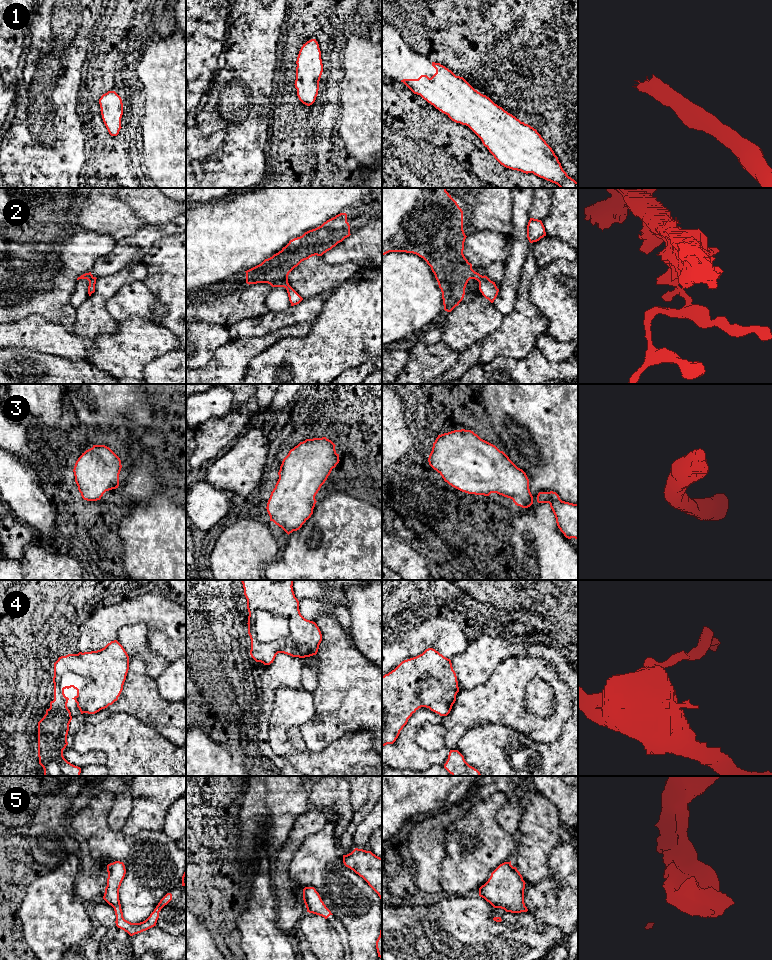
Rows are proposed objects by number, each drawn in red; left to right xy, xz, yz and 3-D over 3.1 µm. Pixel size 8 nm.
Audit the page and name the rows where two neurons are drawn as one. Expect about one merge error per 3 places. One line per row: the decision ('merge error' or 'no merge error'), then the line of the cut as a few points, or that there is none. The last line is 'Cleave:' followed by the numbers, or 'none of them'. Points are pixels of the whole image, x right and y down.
1: no merge error | no cut
2: merge error | yz (482, 276), (479, 282)
3: no merge error | no cut
4: no merge error | no cut
5: no merge error | no cut
Cleave: 2

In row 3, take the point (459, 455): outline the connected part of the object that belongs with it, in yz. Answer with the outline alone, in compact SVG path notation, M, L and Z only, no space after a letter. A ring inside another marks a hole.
M454 430L438 435L428 458L429 465L452 487L475 495L497 493L513 500L515 505L528 508L533 504L526 473L495 445L481 439L471 430Z

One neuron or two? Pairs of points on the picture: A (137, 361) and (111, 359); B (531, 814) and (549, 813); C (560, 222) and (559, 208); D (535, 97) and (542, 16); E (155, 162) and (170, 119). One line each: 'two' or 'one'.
A: one
B: one
C: one
D: one
E: one

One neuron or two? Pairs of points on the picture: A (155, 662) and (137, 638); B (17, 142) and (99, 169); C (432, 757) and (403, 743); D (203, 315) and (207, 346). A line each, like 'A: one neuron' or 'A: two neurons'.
A: one neuron
B: one neuron
C: one neuron
D: two neurons

